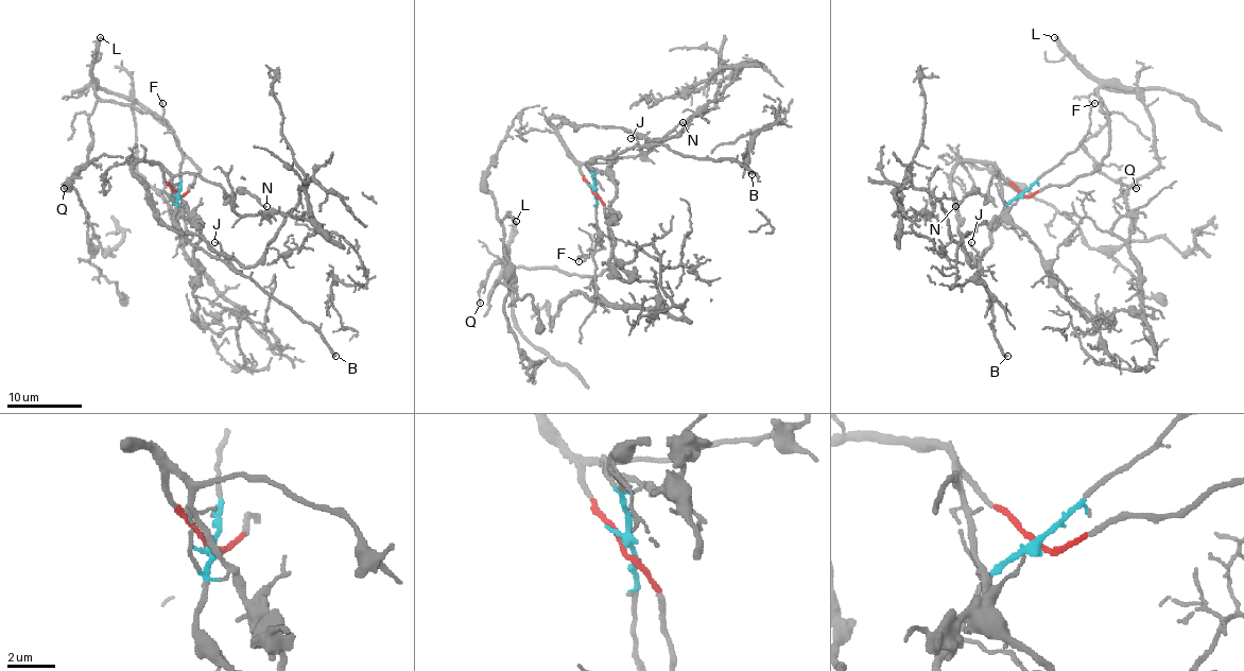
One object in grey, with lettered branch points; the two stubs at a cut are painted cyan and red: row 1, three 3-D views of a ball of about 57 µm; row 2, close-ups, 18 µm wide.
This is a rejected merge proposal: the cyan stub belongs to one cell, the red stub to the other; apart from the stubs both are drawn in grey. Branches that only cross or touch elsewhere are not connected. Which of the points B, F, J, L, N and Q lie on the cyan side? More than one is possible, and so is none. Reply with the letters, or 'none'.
B, F, J

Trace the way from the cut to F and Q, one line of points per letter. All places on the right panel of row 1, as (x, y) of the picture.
F: (1022, 193), (1073, 151), (1089, 130), (1089, 107), (1095, 104)
Q: (1022, 193), (1069, 185), (1095, 169), (1108, 152), (1101, 102), (1106, 122), (1082, 149), (1106, 176), (1137, 188)

